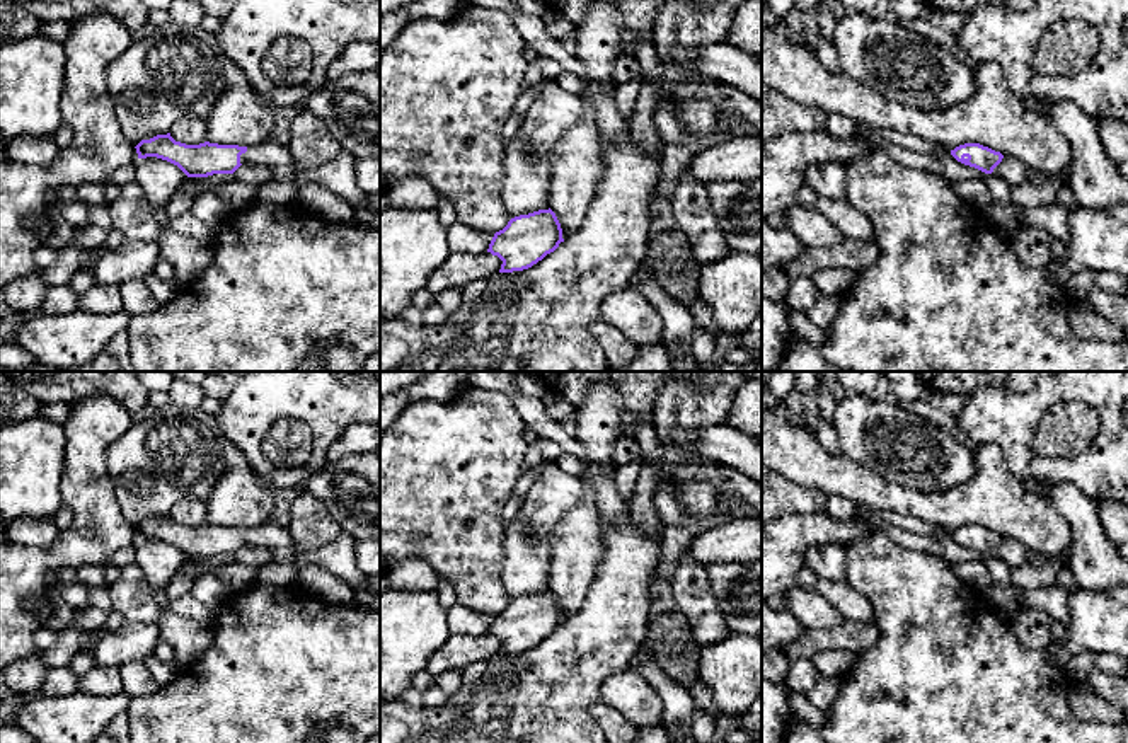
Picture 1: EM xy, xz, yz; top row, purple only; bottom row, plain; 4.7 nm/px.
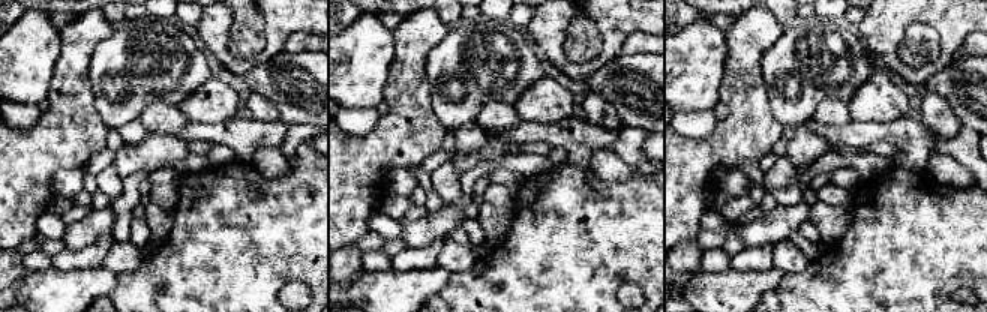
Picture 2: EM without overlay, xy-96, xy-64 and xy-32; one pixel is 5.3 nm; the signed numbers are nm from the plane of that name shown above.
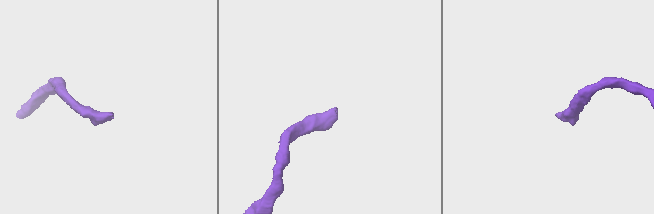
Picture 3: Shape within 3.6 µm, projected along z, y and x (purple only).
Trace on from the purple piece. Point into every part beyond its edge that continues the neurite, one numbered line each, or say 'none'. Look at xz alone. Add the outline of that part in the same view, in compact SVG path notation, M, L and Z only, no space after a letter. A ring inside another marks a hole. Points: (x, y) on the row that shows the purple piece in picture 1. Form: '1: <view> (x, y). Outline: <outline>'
none

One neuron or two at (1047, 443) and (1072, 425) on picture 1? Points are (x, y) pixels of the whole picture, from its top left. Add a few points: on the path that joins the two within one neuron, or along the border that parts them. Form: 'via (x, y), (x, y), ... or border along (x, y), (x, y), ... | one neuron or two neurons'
via (1053, 437), (1065, 430) | one neuron

